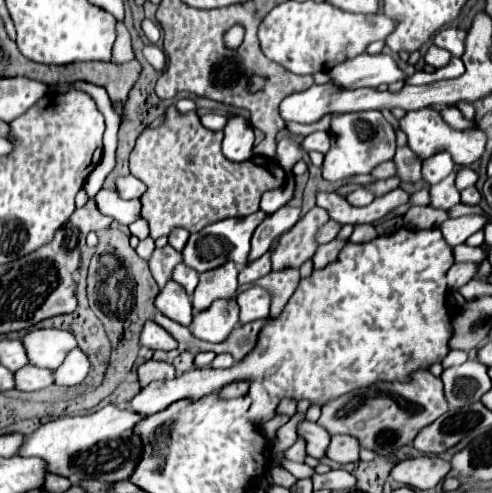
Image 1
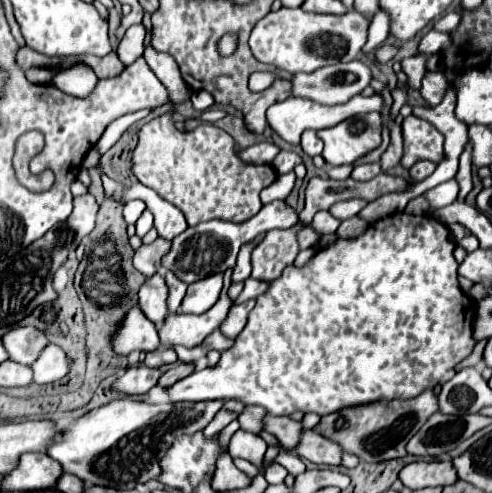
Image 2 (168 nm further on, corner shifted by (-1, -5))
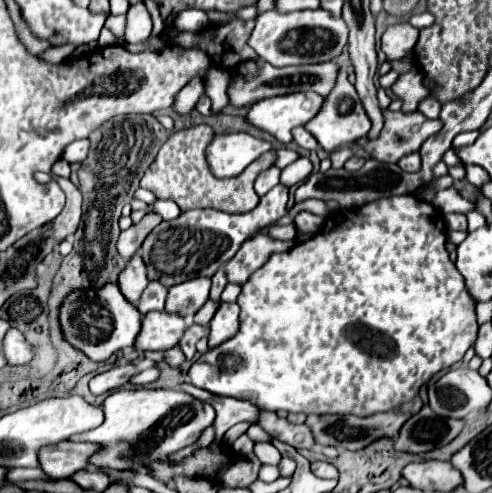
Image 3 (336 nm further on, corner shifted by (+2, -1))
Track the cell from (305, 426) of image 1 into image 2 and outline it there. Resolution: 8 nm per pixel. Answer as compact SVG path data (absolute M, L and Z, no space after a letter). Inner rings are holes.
M267 415L265 417L265 427L269 433L273 433L279 443L287 449L287 451L295 451L297 445L301 443L301 435L303 435L303 423L293 421L291 417L275 417L275 415Z

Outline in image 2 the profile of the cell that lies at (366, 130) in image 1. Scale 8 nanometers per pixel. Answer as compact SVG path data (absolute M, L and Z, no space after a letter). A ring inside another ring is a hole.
M355 115L331 129L317 131L317 137L323 139L325 151L323 159L331 167L353 165L373 149L381 145L381 115Z

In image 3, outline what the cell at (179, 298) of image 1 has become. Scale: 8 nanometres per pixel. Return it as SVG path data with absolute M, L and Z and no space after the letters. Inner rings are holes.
M136 253L136 255L132 255L126 261L126 267L120 271L120 275L118 275L118 287L124 293L124 297L130 303L136 305L146 285L148 285L146 267L144 267L144 261L140 259L140 255Z

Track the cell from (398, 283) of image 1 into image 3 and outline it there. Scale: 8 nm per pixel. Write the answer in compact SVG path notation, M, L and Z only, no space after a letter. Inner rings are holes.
M398 195L388 199L376 199L372 203L366 203L356 209L340 209L328 213L324 225L316 235L312 235L308 241L296 243L286 253L272 255L258 271L252 275L238 295L240 305L240 331L212 349L208 355L202 355L188 371L188 383L206 389L216 395L224 397L236 397L236 399L248 399L258 409L266 411L278 411L284 409L288 413L316 413L316 415L356 415L356 417L368 417L380 411L396 409L408 401L412 401L420 387L438 371L448 369L450 365L462 361L464 353L474 345L476 341L476 313L474 313L474 299L470 297L464 277L458 273L454 263L448 257L446 251L446 231L440 213L430 205L428 201L420 201L416 195Z

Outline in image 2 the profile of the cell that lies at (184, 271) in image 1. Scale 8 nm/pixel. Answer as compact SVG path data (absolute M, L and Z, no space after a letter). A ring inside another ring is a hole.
M171 271L165 275L165 281L167 281L167 285L169 285L169 309L171 309L171 313L175 313L177 309L179 309L179 305L181 305L181 301L183 301L183 297L185 297L185 291L187 291L187 283L183 283L183 281L179 281L177 279L177 275L173 275Z

